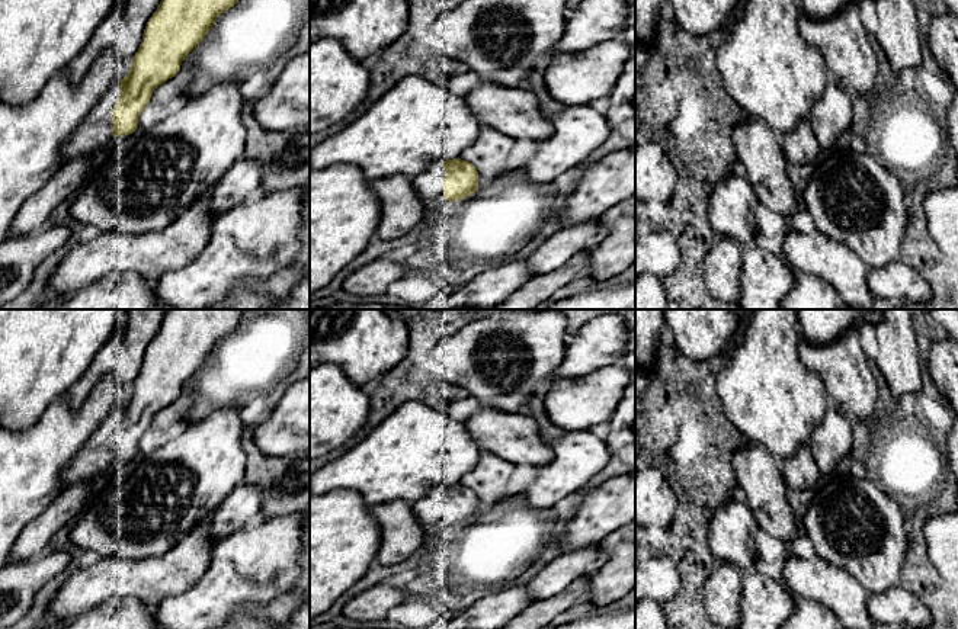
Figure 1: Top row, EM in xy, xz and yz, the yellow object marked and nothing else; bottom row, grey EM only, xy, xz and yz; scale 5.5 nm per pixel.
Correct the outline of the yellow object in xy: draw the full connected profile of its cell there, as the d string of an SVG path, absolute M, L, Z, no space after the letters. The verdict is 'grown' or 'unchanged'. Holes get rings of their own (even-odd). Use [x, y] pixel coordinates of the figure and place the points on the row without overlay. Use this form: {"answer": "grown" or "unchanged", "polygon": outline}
{"answer": "grown", "polygon": "M167 309L163 324L148 344L131 394L90 436L74 460L64 469L60 481L63 491L71 485L105 472L115 462L135 458L138 442L153 417L174 402L185 382L212 354L217 343L240 324L243 309Z"}

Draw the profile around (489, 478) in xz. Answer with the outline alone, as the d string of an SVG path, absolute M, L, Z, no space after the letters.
M483 450L477 465L459 479L459 484L471 488L478 500L494 506L504 498L515 466L515 463Z

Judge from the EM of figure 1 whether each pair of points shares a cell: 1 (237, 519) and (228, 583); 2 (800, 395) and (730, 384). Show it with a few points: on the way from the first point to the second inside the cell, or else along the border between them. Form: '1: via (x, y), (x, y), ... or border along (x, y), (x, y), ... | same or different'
1: border along (258, 520), (221, 536), (212, 544) | different
2: via (782, 395), (769, 395), (762, 388), (747, 387) | same

